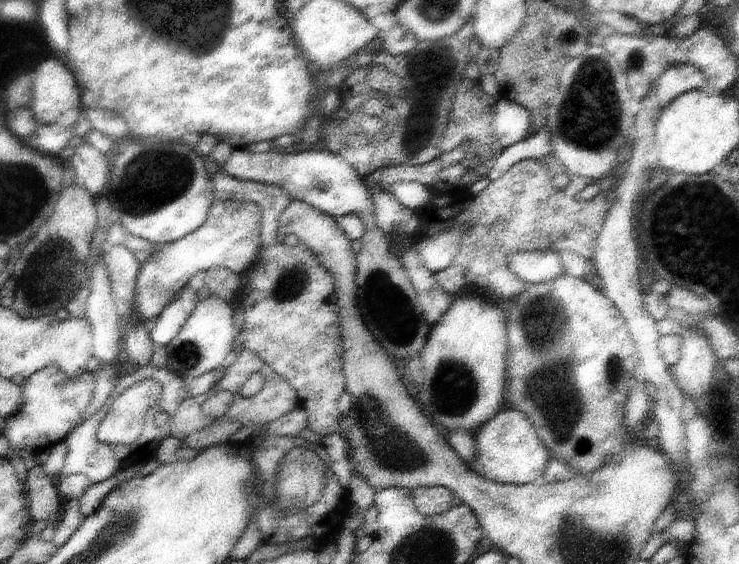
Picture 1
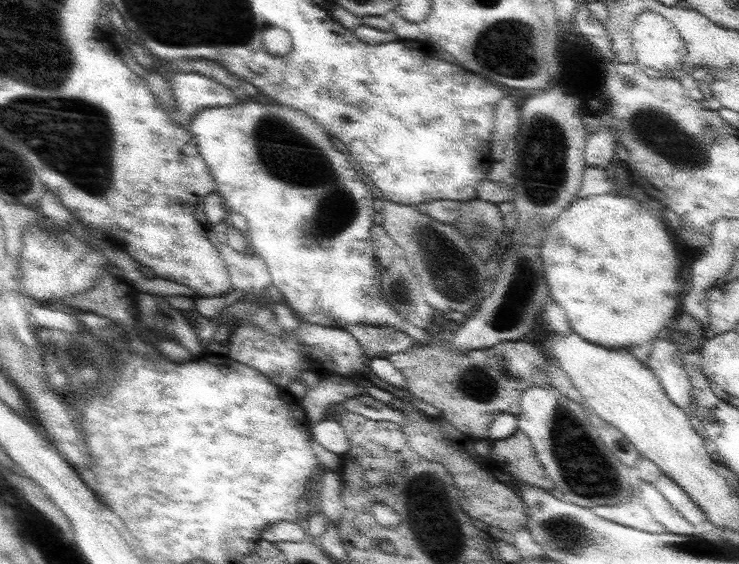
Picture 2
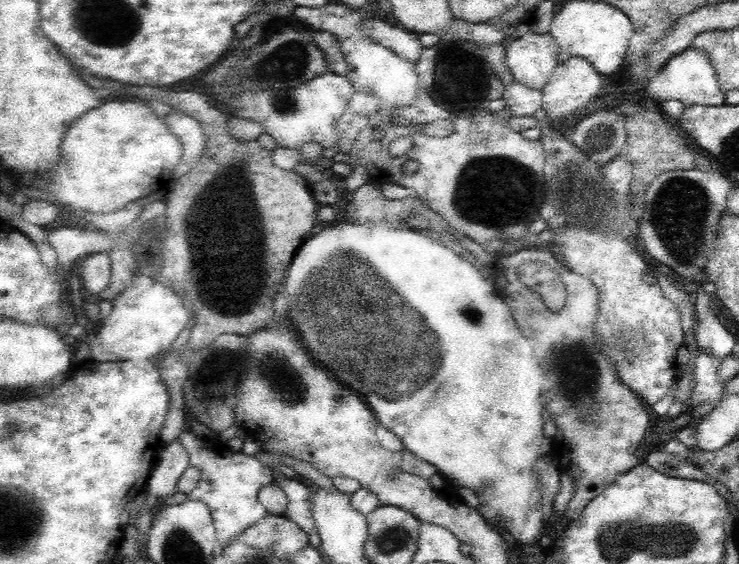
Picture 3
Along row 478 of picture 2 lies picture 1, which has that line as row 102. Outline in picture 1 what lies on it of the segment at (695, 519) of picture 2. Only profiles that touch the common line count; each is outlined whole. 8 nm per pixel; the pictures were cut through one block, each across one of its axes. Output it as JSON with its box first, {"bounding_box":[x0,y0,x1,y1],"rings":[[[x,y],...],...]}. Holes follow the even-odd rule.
{"bounding_box":[657,64,705,110],"rings":[[[675,64],[673,68],[667,68],[663,76],[659,78],[657,86],[657,102],[659,110],[665,110],[675,98],[683,96],[691,90],[701,90],[705,86],[703,72],[691,64]]]}

